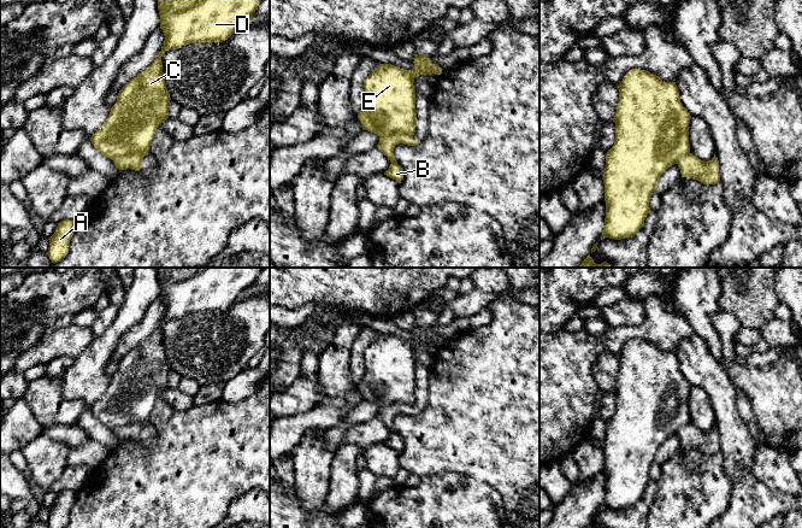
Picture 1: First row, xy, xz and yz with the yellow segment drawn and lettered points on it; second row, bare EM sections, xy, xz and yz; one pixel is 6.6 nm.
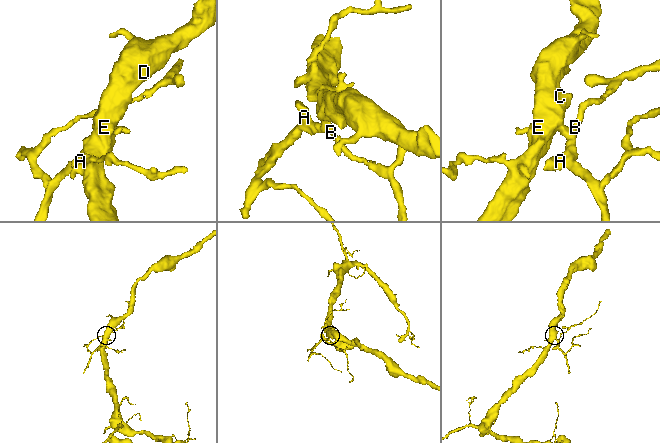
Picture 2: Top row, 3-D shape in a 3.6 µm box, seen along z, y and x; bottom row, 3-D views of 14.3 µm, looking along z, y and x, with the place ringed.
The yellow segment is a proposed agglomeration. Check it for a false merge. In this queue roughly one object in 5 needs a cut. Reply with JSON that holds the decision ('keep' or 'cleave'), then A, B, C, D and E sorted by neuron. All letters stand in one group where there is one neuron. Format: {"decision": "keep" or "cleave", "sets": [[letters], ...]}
{"decision": "cleave", "sets": [["A", "B"], ["C", "D", "E"]]}

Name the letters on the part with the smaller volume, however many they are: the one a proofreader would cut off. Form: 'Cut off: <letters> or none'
Cut off: A, B

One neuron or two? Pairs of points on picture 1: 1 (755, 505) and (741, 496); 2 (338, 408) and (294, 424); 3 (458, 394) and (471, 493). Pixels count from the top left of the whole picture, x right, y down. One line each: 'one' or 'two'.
1: one
2: one
3: two

